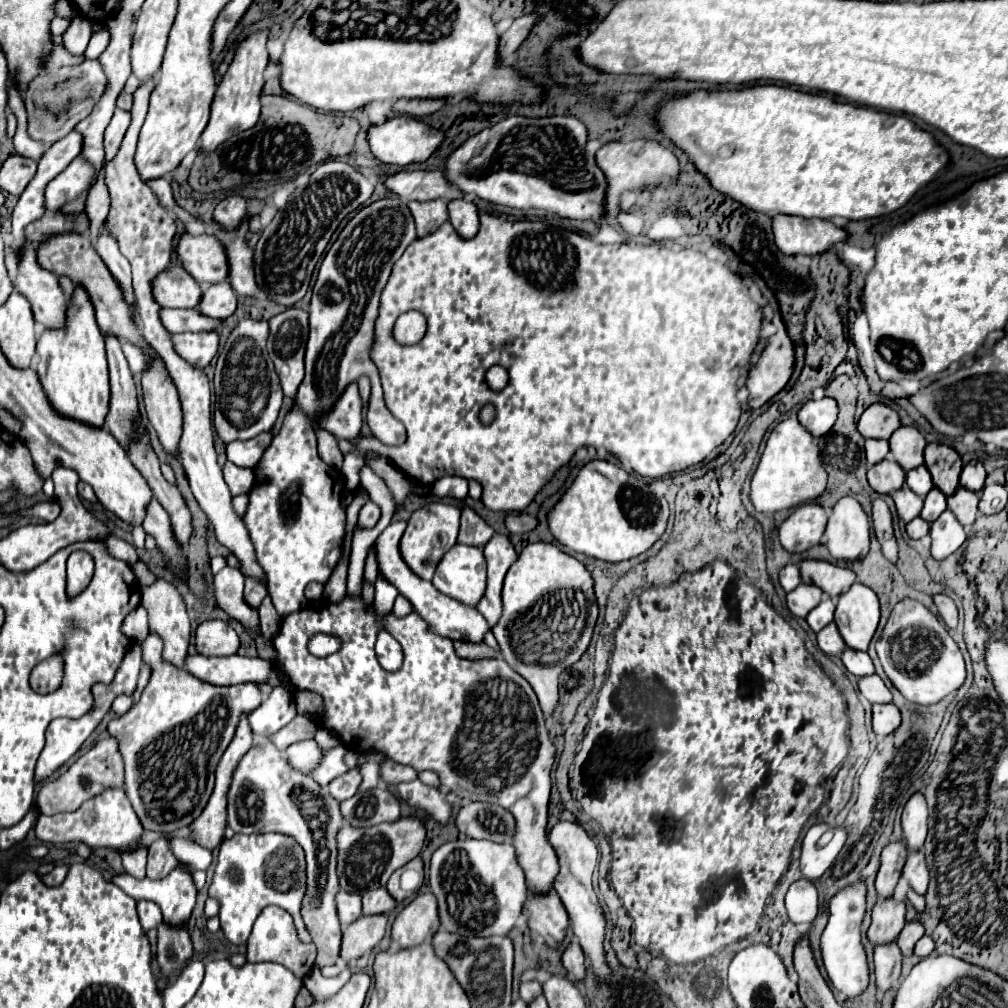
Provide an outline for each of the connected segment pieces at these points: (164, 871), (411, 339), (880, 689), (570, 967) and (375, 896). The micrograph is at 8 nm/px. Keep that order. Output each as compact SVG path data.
M156 840L148 848L148 878L164 878L178 866L178 860L172 856L166 840Z
M414 318L414 320L396 320L394 324L394 338L400 344L416 344L422 340L426 332L426 320L424 318Z
M878 674L860 678L858 690L860 690L860 694L862 694L870 704L888 704L888 702L892 702L892 694L890 694L890 690L884 686L884 682L880 680Z
M570 944L562 956L562 962L564 962L564 968L568 970L568 976L574 980L574 982L582 982L584 980L584 974L586 974L586 958L584 958L584 952L578 944Z
M378 888L372 892L366 892L362 896L362 914L372 916L372 914L388 914L396 906L394 898L386 892L386 888Z

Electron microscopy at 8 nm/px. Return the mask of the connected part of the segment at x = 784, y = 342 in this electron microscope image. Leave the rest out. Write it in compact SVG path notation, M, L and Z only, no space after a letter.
M780 314L774 316L778 332L770 338L758 364L750 370L746 388L750 390L750 406L760 408L774 398L790 380L794 372L794 342L790 340Z

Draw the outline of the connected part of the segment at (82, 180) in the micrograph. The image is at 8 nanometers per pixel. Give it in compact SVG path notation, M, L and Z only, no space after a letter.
M76 158L64 172L60 172L48 186L46 186L46 208L56 210L68 200L74 200L80 190L90 184L92 168L84 164L84 158Z

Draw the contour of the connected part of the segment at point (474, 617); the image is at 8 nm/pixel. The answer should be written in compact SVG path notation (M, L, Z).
M392 522L378 538L374 544L376 550L376 562L378 562L378 572L392 584L398 588L398 592L412 604L412 610L428 624L428 630L444 636L448 640L462 640L462 642L472 642L472 644L480 644L484 640L484 634L490 630L484 616L480 616L480 612L476 608L468 608L464 604L460 604L458 600L452 600L448 596L444 596L442 592L438 592L432 582L420 580L402 560L400 560L400 550L398 550L398 542L400 536L404 534L406 524L400 522Z

